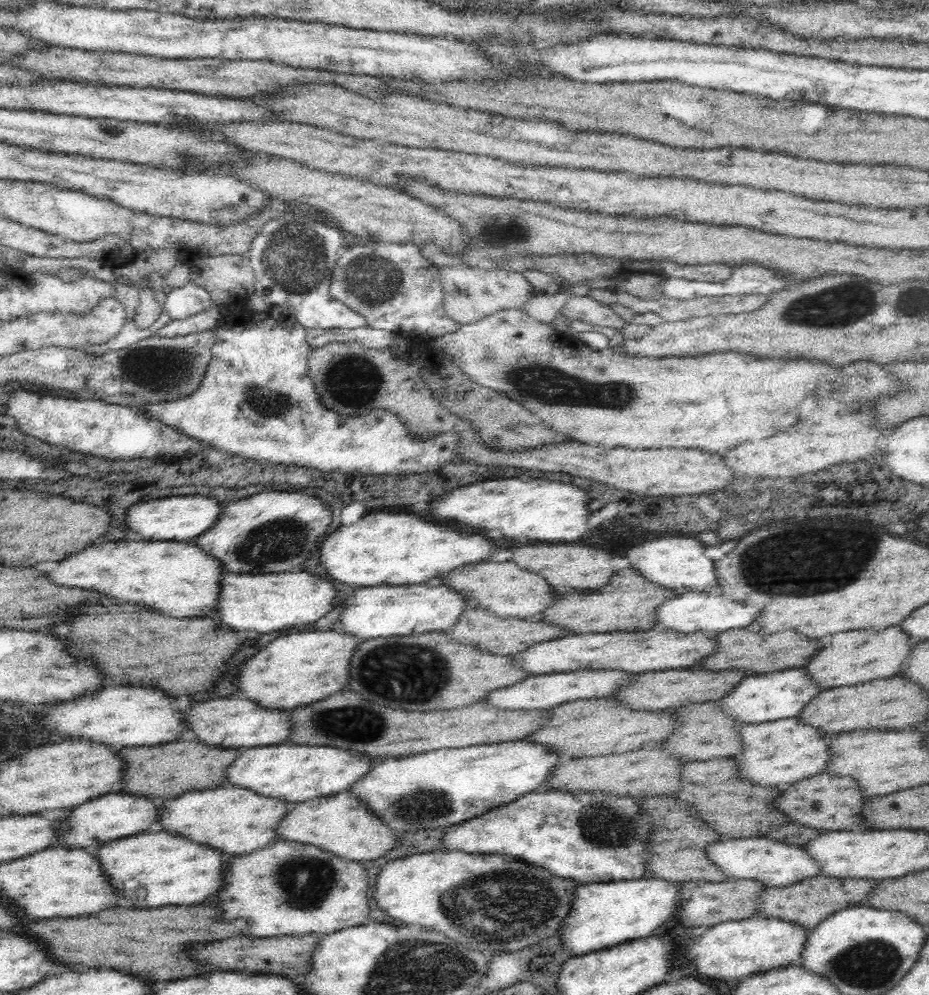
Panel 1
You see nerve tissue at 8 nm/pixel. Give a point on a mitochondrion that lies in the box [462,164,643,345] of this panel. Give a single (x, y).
(507, 235)

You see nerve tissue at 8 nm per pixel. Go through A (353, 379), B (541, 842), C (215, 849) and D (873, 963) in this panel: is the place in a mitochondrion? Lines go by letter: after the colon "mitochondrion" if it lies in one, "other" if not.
A: mitochondrion
B: other
C: other
D: mitochondrion

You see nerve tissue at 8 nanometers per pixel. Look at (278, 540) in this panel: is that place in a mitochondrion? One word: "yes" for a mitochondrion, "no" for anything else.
yes

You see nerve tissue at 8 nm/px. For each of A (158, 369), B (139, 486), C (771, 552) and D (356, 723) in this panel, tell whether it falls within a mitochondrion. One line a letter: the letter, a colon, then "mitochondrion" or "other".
A: mitochondrion
B: other
C: mitochondrion
D: mitochondrion

